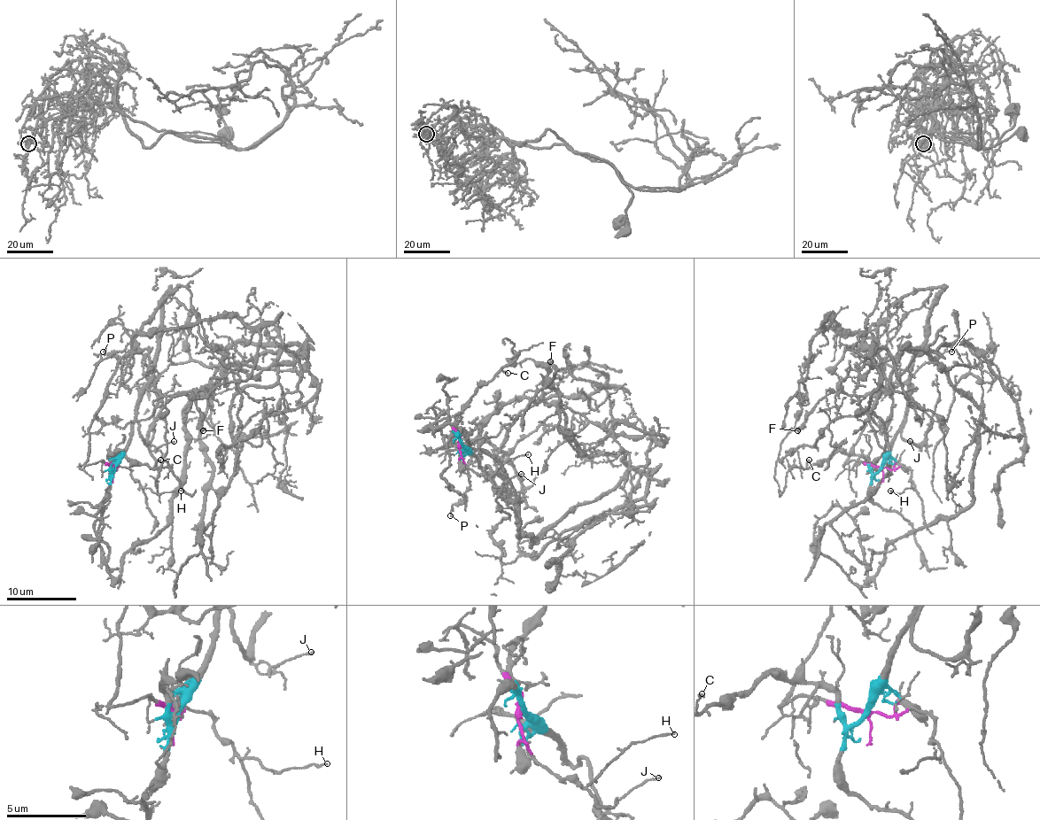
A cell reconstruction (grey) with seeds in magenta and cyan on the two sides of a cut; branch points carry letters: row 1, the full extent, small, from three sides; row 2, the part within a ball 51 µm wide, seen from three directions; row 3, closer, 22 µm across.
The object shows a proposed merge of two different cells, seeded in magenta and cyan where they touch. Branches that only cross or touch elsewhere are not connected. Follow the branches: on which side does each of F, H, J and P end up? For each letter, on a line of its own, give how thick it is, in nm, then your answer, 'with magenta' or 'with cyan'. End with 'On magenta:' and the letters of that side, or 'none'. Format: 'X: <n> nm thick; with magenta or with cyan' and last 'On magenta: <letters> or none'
F: 360 nm thick; with cyan
H: 120 nm thick; with magenta
J: 120 nm thick; with cyan
P: 90 nm thick; with magenta
On magenta: H, P

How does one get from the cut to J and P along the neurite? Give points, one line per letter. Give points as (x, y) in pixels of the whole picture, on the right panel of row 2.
J: (881, 468), (883, 457), (904, 422), (901, 437), (923, 445), (917, 447), (910, 442)
P: (881, 468), (844, 464), (878, 398), (883, 362), (878, 355), (881, 373), (901, 383), (921, 364), (951, 351)

